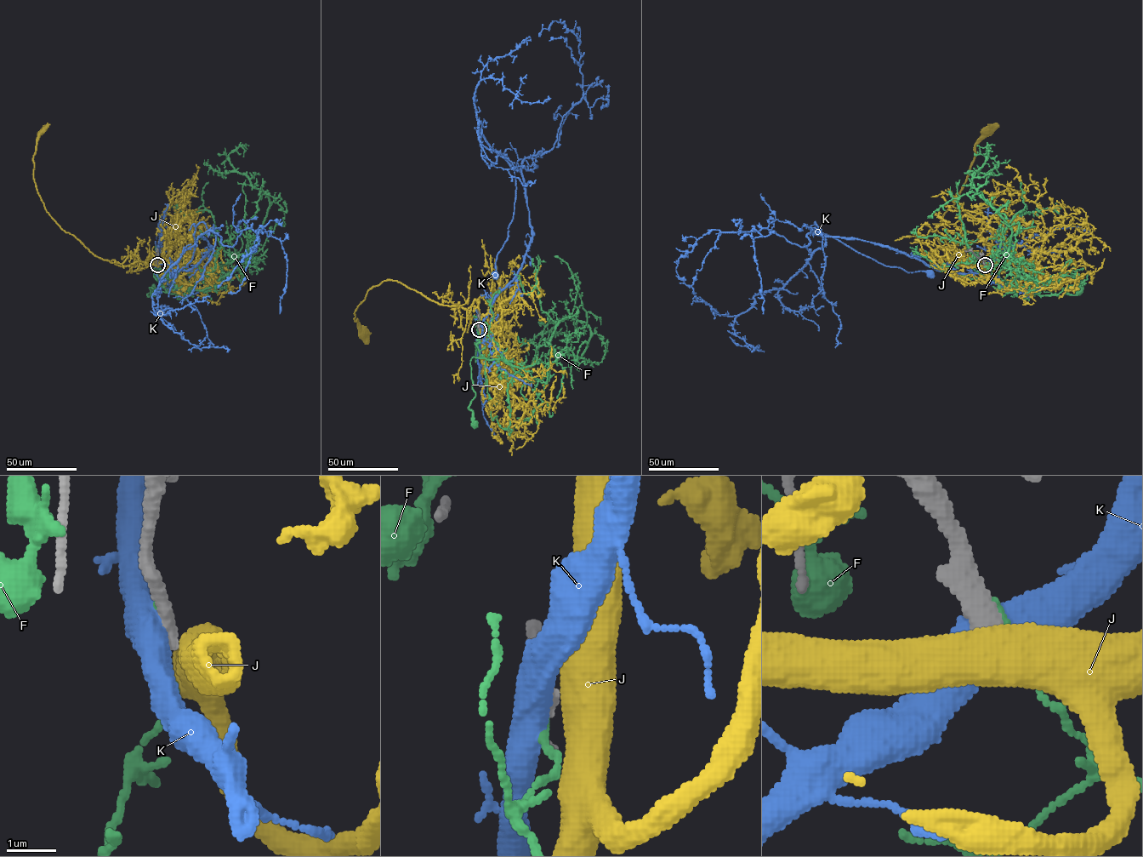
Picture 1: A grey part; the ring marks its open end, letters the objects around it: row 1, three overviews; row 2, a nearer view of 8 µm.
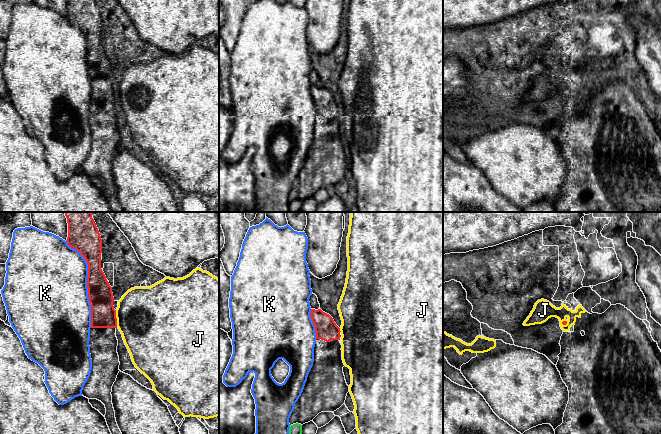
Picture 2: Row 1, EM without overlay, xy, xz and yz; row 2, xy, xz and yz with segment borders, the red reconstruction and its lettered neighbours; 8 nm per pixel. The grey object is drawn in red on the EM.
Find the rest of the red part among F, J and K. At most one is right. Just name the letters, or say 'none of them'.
none of them

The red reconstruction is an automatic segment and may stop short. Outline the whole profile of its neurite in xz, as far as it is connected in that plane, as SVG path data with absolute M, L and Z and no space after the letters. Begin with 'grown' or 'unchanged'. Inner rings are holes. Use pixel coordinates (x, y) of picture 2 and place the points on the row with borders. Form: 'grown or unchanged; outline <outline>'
grown; outline M312 309L310 316L316 332L314 362L289 418L290 426L313 421L321 412L336 411L349 392L343 373L340 328L321 309Z

